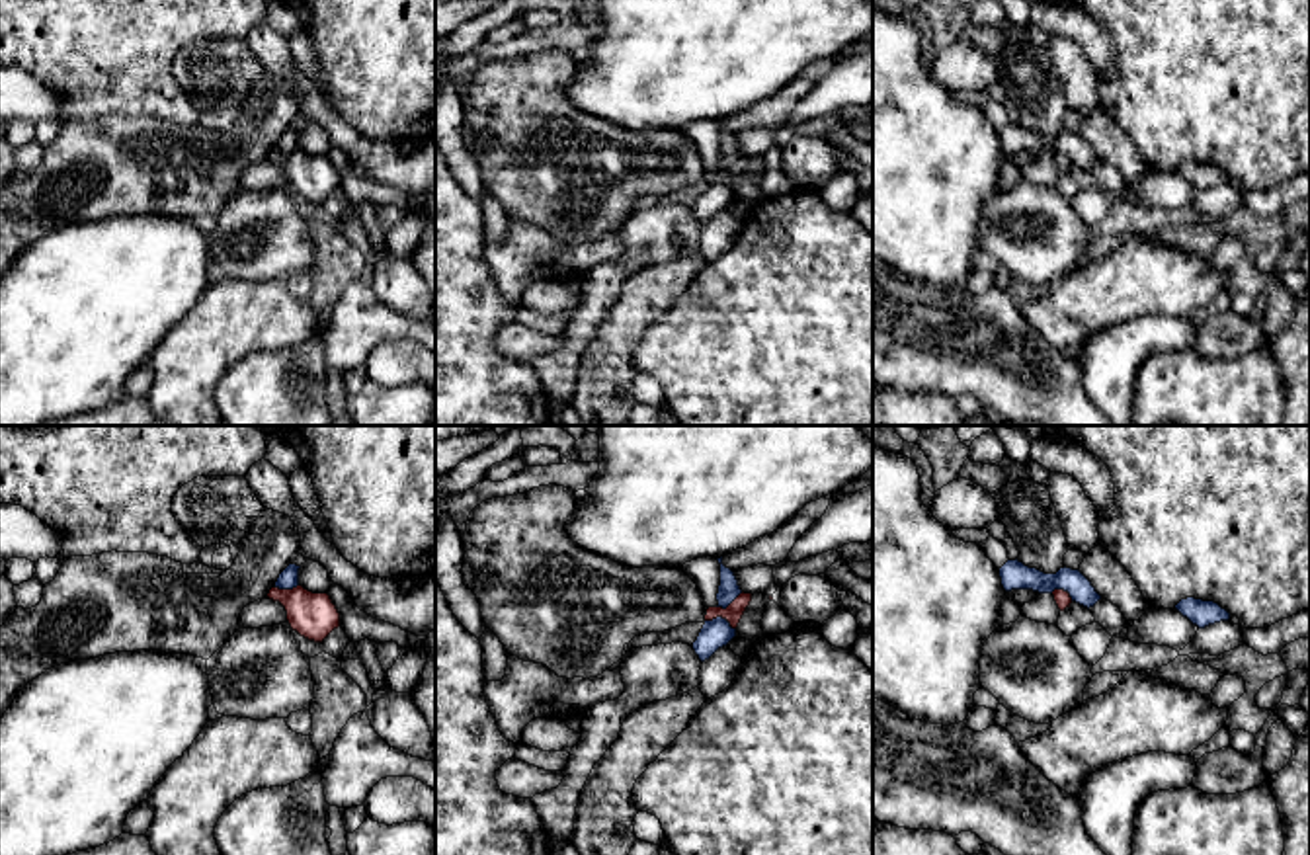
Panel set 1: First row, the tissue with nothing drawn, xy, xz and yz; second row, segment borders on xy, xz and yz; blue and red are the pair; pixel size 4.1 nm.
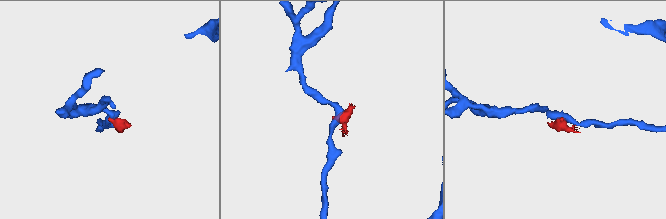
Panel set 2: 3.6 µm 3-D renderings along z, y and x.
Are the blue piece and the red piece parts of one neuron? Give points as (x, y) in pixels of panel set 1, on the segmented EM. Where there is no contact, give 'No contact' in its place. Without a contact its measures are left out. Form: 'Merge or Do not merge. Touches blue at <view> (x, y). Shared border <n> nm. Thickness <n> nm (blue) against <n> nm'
Do not merge. Touches blue at xz (721, 617). Shared border 130 nm. Thickness 120 nm (blue) against 80 nm

